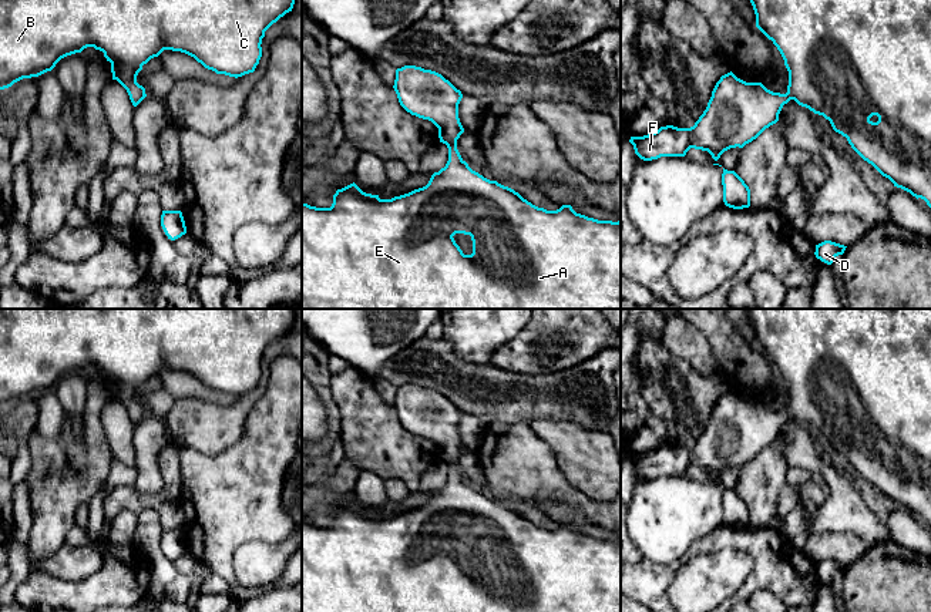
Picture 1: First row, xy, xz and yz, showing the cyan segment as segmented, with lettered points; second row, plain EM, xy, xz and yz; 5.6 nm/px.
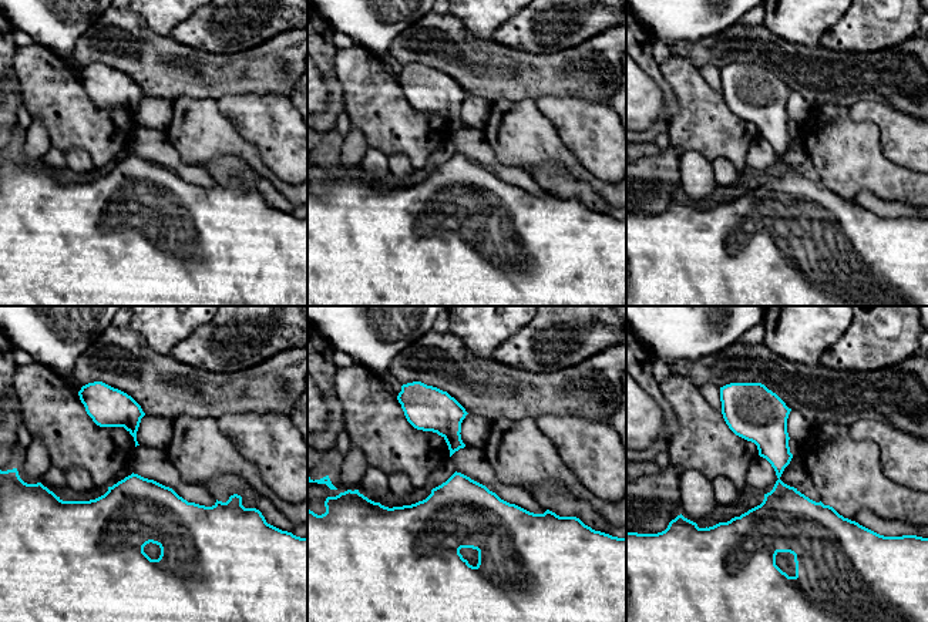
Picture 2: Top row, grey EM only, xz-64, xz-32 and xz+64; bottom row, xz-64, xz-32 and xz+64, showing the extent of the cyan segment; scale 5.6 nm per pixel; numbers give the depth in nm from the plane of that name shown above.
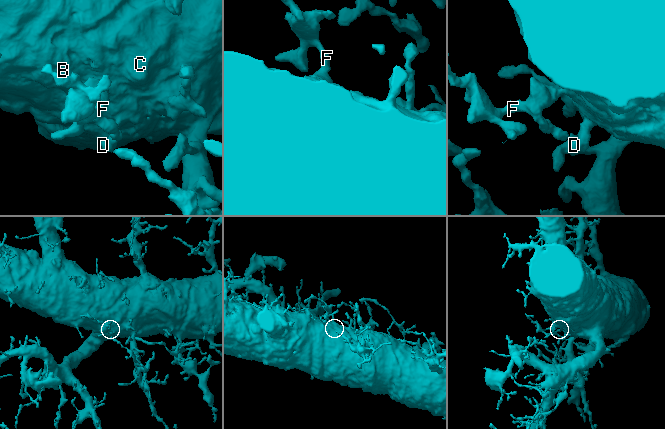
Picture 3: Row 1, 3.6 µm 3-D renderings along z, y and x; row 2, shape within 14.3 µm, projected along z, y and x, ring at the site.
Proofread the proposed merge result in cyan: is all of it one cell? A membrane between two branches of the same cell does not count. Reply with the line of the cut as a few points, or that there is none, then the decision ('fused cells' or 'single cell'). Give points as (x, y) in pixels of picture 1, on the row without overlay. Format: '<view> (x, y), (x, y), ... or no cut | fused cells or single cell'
no cut | single cell

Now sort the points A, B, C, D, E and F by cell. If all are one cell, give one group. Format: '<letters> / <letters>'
A B C D E F

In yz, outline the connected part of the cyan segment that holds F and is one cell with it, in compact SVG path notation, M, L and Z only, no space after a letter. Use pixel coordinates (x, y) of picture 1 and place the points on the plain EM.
M747 309L747 313L756 333L756 346L773 360L784 379L789 390L787 411L773 411L762 401L746 401L730 390L716 401L706 428L693 445L666 444L643 455L631 455L629 461L633 464L635 473L643 480L652 480L661 475L685 475L690 467L695 467L708 470L717 480L725 470L743 467L776 443L783 424L794 418L799 424L829 438L833 448L846 455L851 467L888 497L894 505L910 511L917 518L924 518L931 527L931 309Z

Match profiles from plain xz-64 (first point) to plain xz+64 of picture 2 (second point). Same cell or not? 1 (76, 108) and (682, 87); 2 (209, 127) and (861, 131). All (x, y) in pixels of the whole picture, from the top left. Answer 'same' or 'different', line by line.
1: same
2: same

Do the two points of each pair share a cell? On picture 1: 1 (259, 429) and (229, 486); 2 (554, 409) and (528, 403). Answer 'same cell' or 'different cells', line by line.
1: same cell
2: same cell

